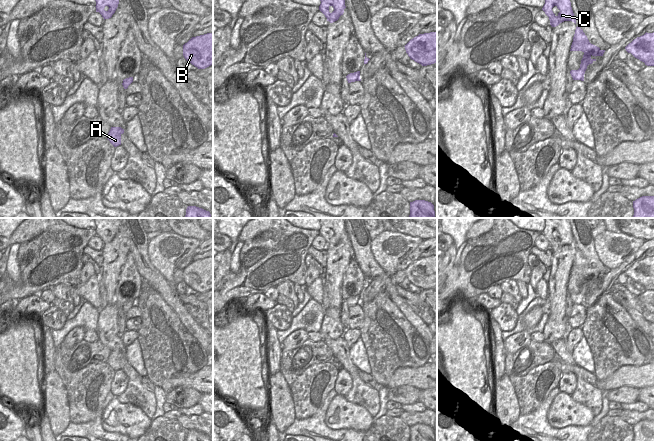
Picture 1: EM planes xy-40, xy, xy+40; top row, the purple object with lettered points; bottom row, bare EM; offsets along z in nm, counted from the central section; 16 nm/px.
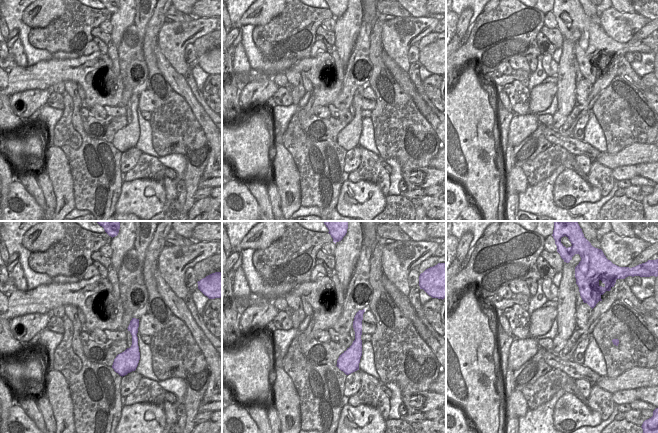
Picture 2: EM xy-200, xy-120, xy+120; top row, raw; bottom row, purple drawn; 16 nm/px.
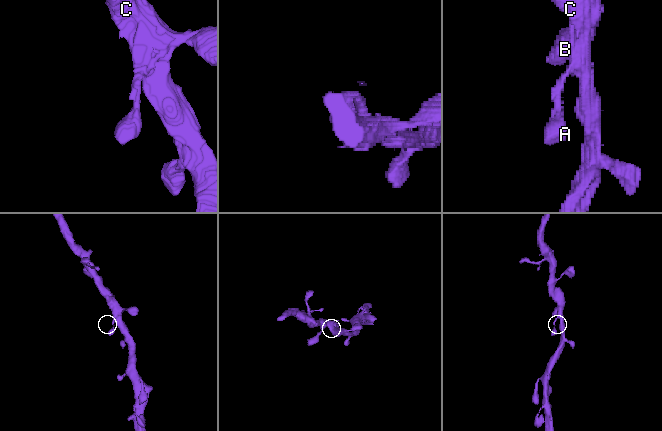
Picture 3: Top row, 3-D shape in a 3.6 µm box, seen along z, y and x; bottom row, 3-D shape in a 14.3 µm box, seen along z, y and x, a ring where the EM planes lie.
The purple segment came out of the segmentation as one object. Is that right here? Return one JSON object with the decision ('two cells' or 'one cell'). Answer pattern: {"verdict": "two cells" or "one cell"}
{"verdict": "one cell"}

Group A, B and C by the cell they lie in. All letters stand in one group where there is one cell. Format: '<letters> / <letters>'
A B C

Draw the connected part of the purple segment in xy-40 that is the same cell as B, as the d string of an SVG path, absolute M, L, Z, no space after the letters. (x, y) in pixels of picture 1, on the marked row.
M213 33L192 37L183 45L183 56L198 69L213 65Z

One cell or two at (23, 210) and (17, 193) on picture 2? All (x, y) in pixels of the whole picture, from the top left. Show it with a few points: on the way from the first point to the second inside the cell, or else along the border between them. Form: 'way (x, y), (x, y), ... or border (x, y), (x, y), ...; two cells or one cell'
way (24, 206), (19, 197); one cell

